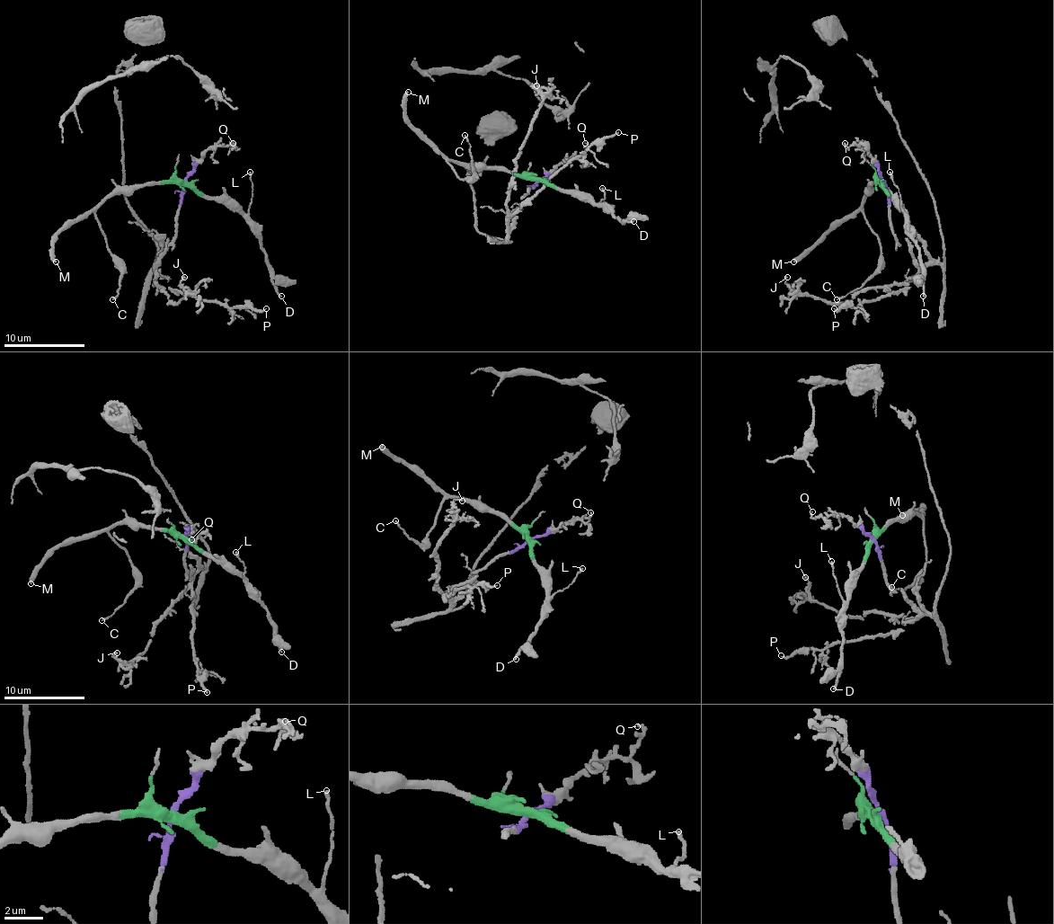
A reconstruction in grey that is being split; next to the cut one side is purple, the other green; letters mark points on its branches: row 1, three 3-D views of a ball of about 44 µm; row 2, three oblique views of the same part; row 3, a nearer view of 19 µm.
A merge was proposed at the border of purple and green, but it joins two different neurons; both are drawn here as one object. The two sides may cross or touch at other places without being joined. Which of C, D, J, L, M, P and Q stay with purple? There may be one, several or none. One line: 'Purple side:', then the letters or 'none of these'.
Purple side: J, P, Q

